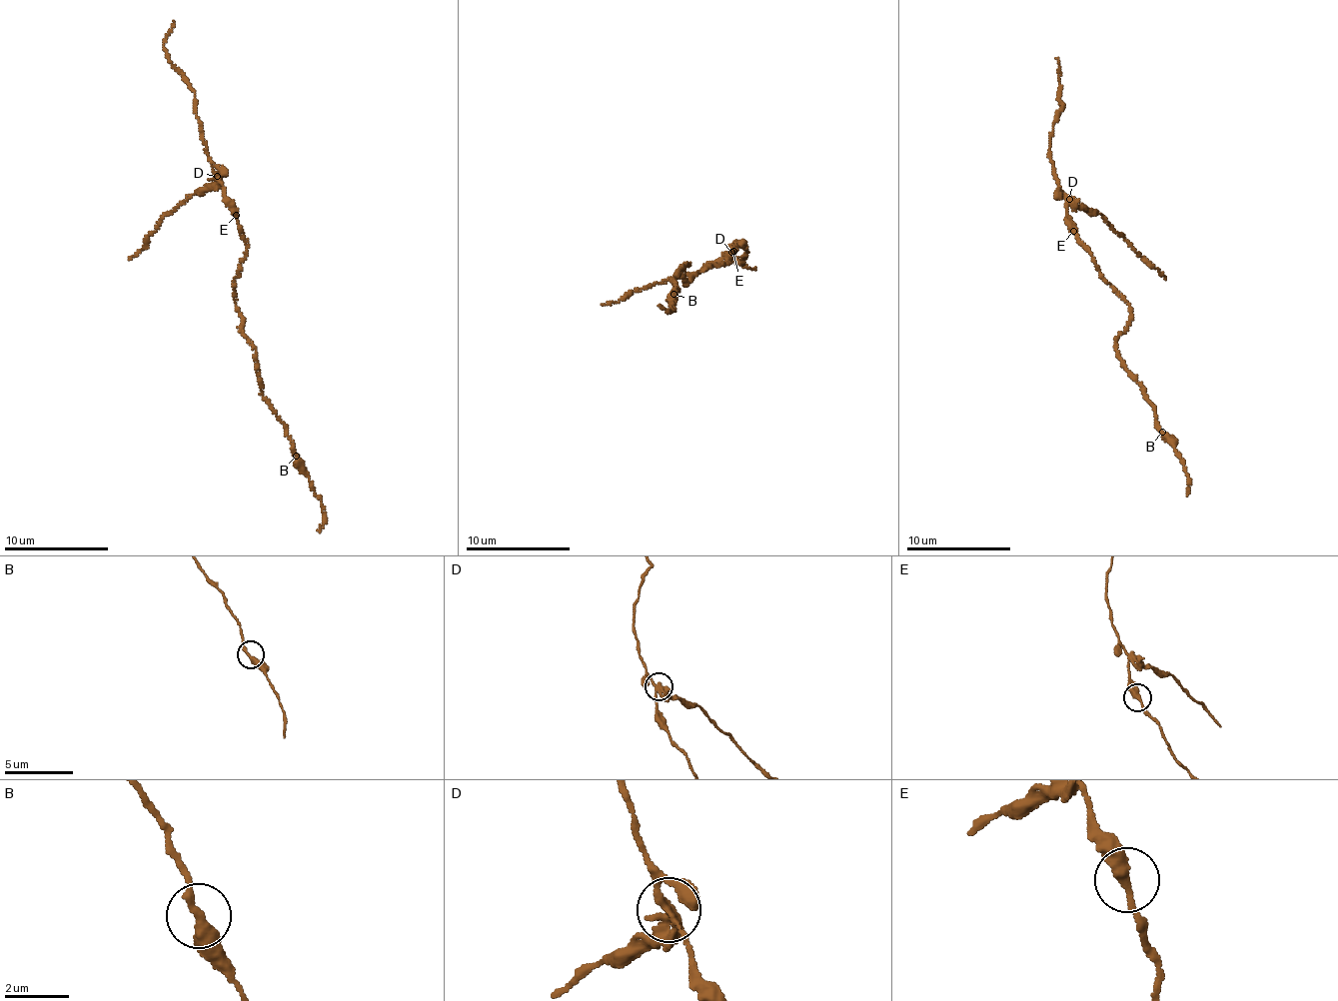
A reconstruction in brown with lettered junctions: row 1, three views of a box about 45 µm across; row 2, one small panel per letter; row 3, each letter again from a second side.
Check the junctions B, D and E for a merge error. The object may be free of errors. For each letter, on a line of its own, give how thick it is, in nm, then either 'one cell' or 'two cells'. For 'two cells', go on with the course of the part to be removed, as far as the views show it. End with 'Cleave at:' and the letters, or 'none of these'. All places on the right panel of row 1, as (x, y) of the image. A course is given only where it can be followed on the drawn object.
B: calibre 320 nm; one cell
D: calibre 240 nm; two cells; course (1069, 198), (1103, 216), (1165, 279)
E: calibre 400 nm; one cell
Cleave at: D

